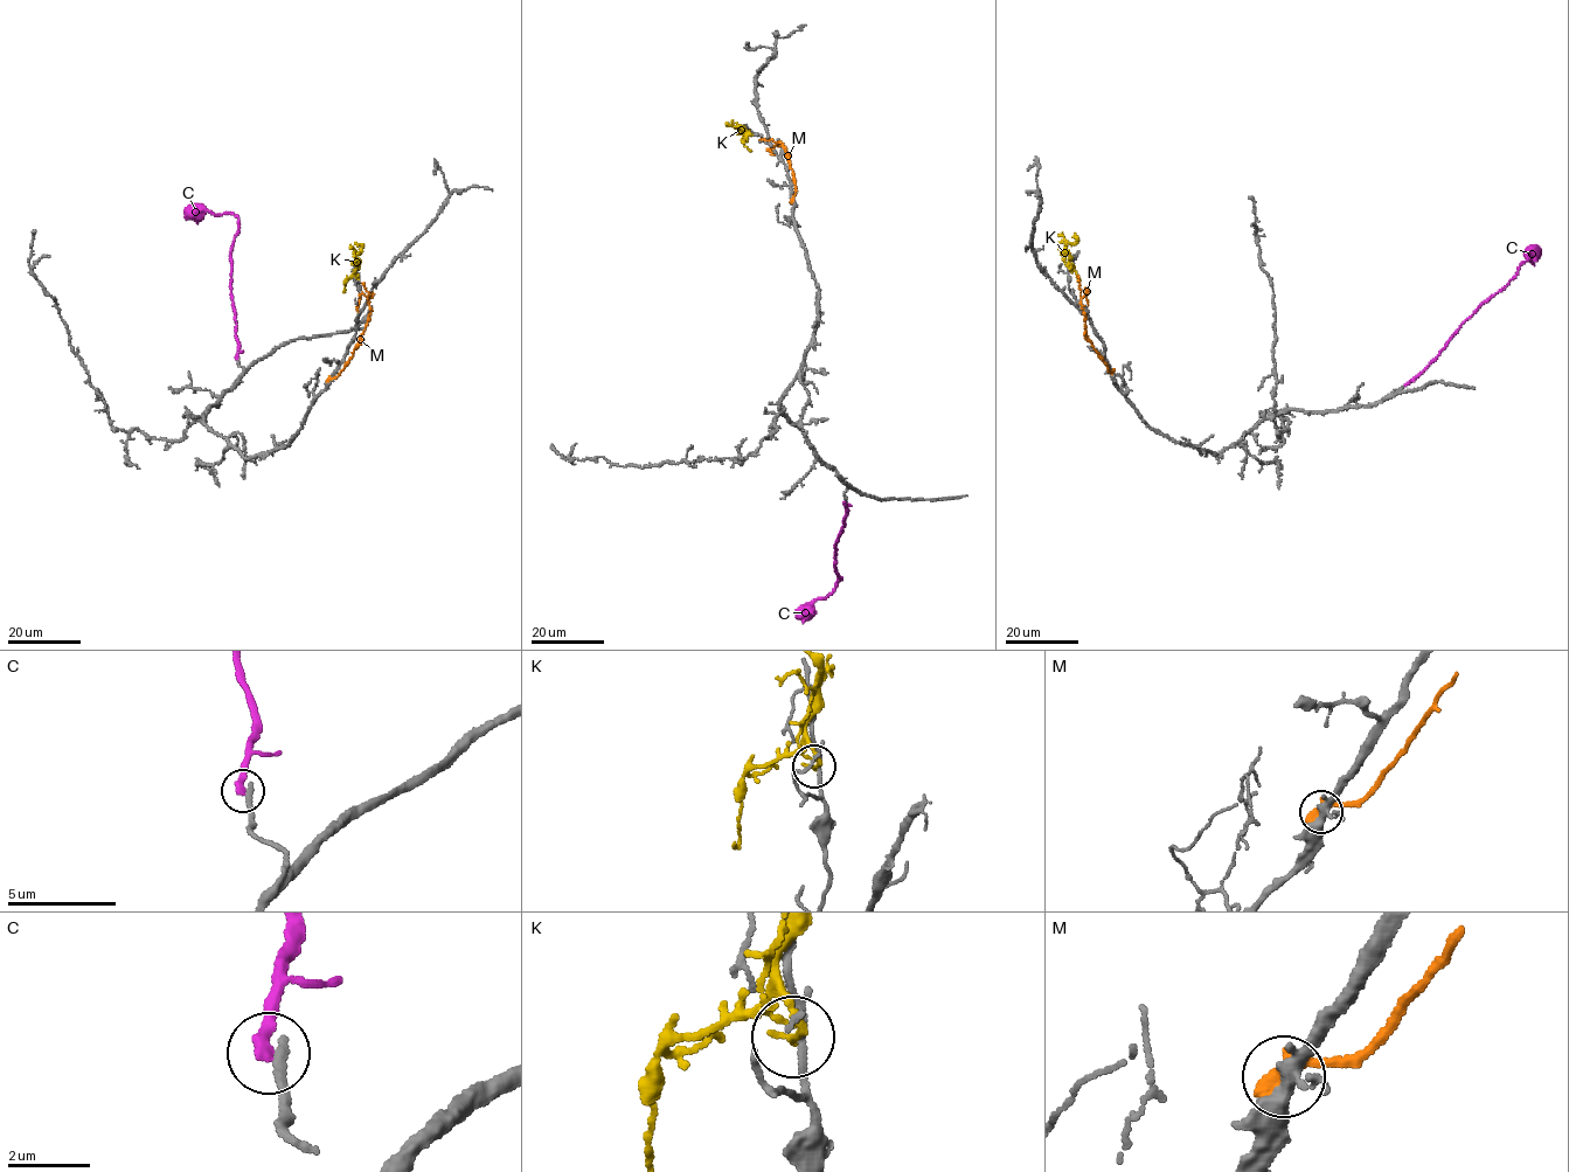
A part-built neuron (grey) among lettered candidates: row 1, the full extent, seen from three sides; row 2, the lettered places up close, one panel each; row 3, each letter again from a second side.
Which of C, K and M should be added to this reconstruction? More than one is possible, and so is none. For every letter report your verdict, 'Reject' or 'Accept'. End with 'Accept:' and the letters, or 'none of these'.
C: Reject
K: Reject
M: Reject
Accept: none of these

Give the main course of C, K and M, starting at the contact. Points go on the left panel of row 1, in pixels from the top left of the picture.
C: (237, 358), (229, 256), (238, 220), (233, 214), (214, 215), (207, 210), (186, 220)
K: (358, 277), (356, 252), (362, 245), (354, 242)
M: (330, 379), (342, 368), (368, 321), (370, 310), (363, 293), (358, 311)

